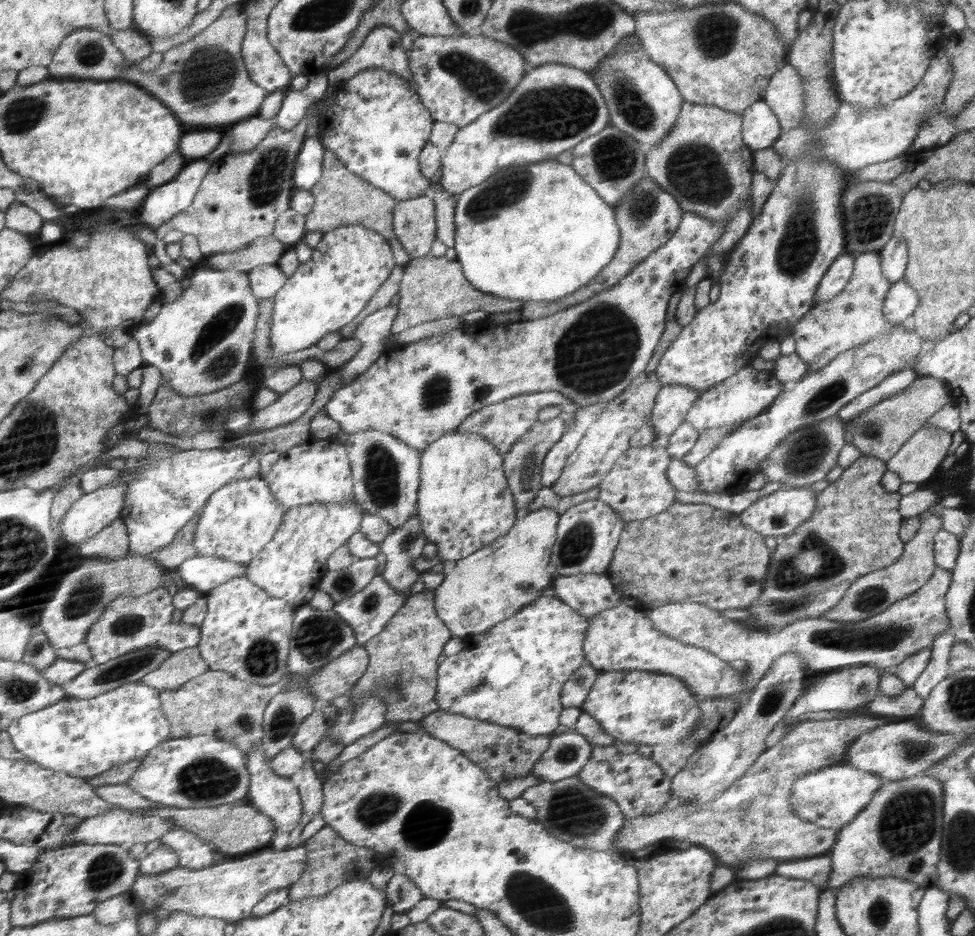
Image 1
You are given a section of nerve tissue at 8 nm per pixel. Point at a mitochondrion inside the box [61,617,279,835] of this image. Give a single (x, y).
(205, 778)

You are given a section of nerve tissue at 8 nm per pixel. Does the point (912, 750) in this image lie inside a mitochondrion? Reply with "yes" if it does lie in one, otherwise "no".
yes

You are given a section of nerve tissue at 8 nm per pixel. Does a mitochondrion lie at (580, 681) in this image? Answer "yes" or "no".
yes

